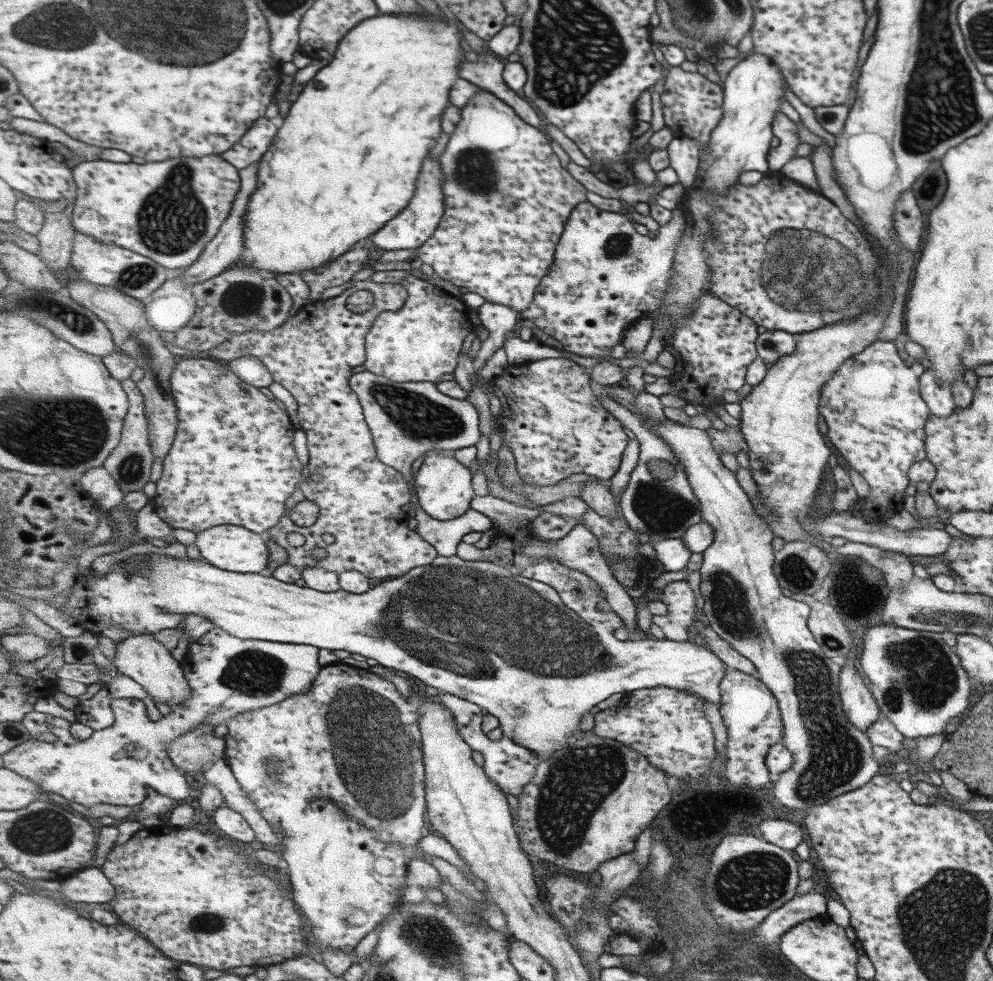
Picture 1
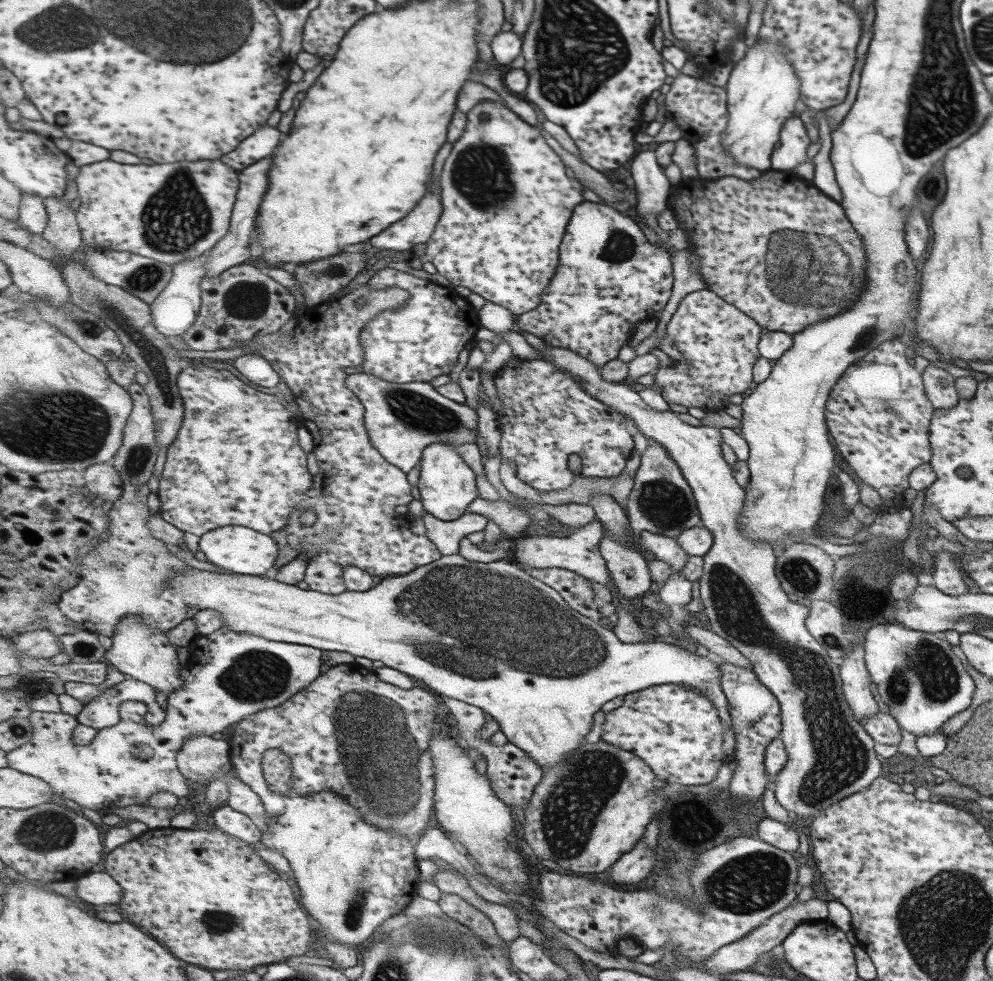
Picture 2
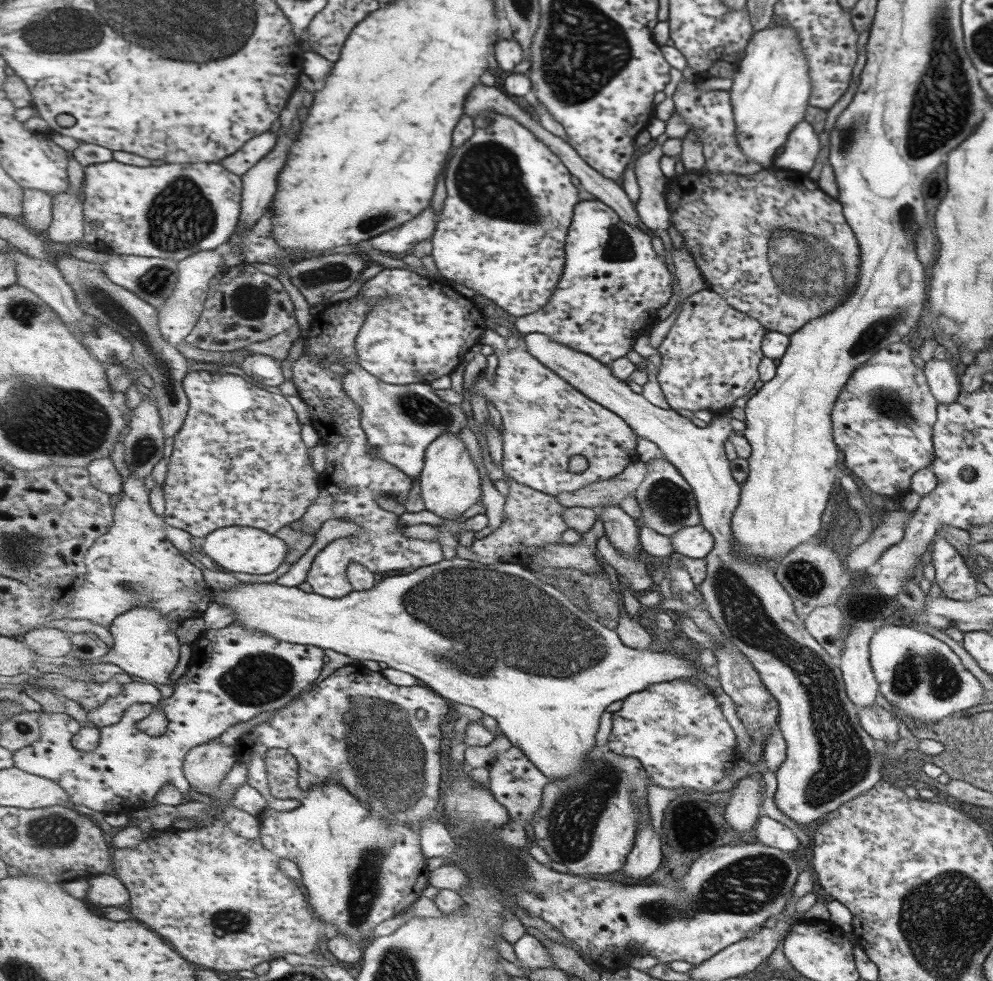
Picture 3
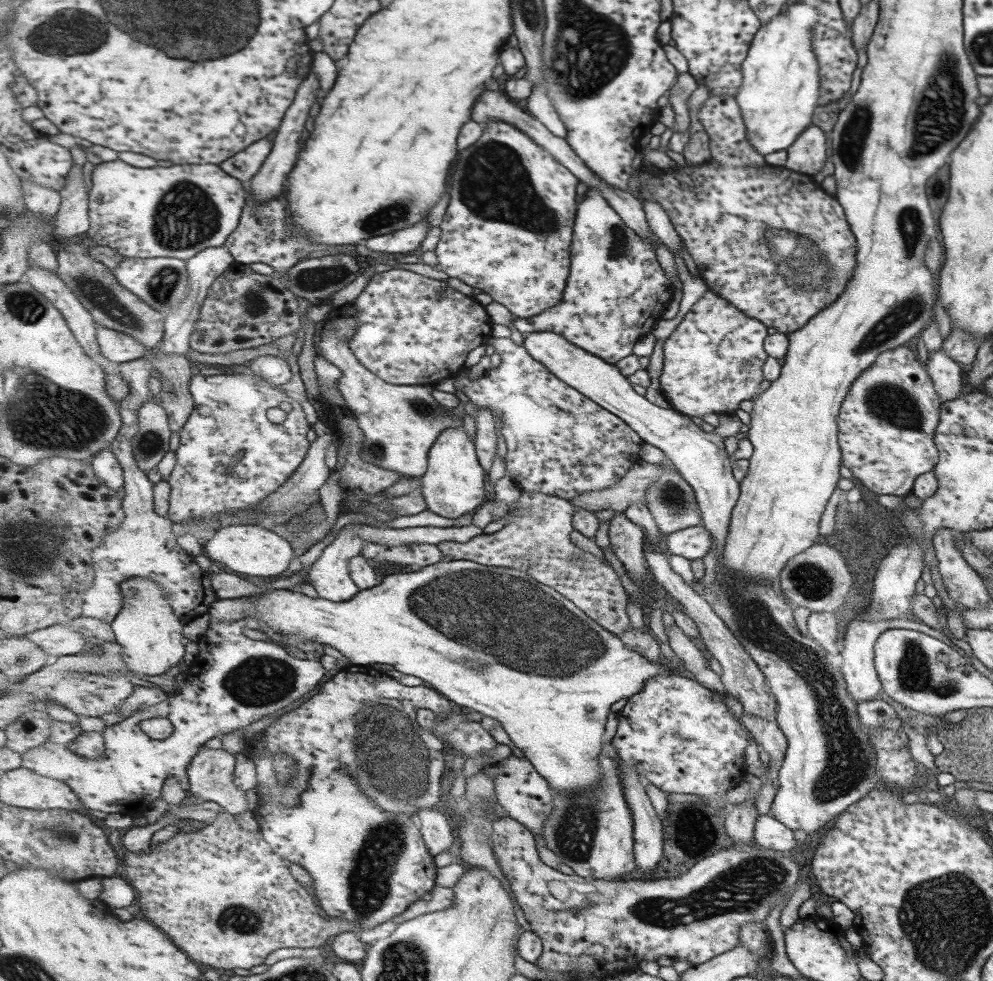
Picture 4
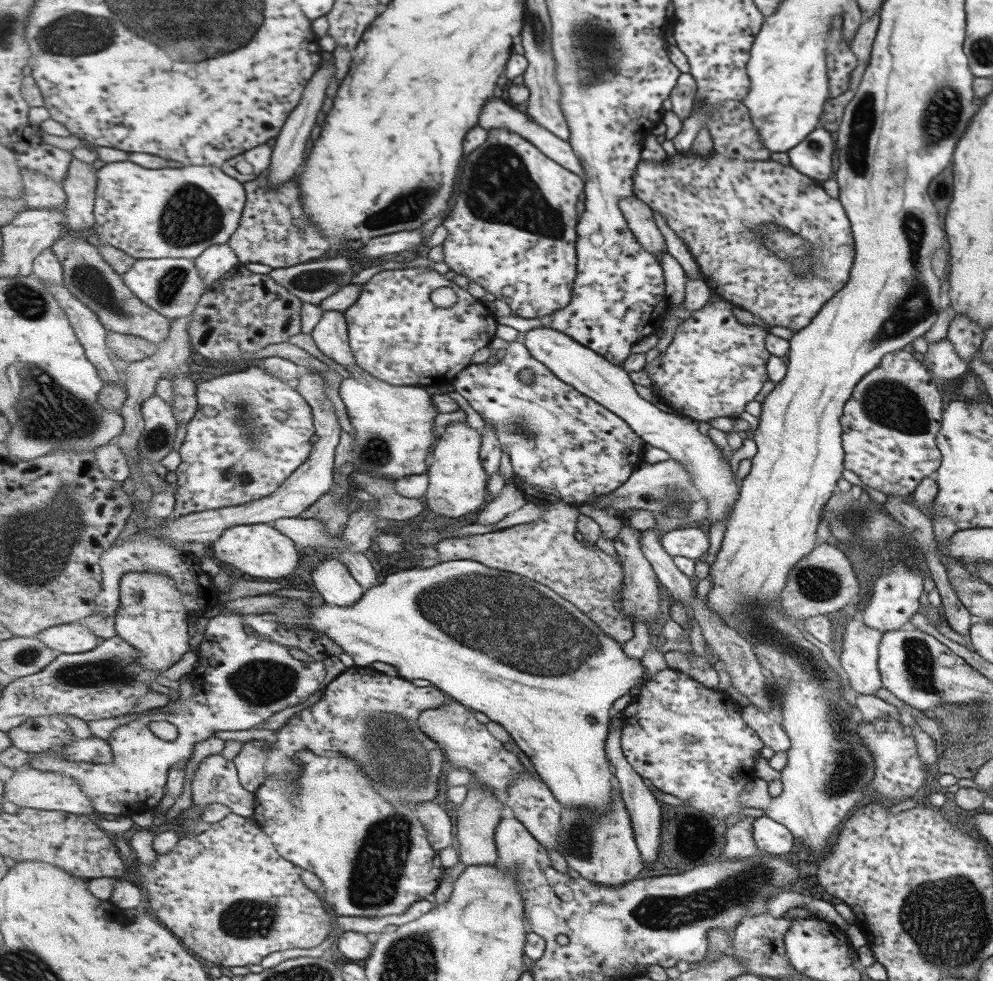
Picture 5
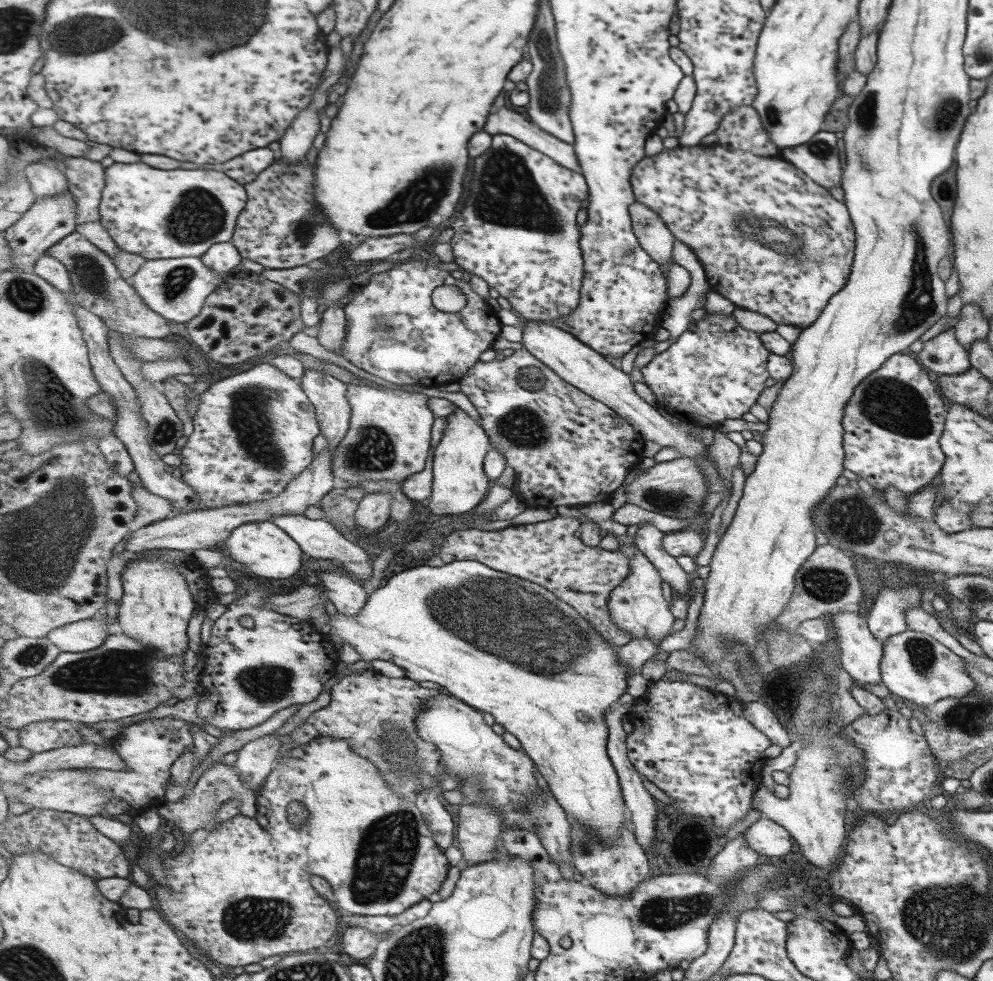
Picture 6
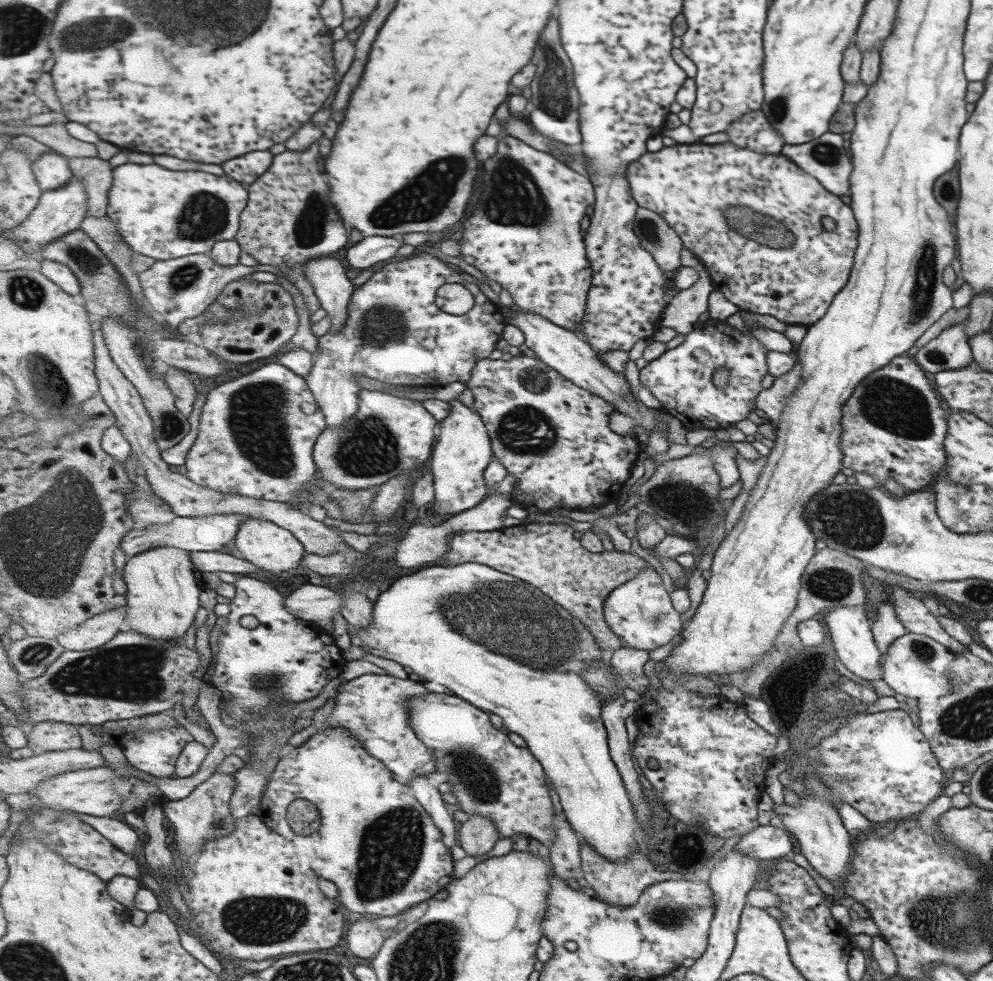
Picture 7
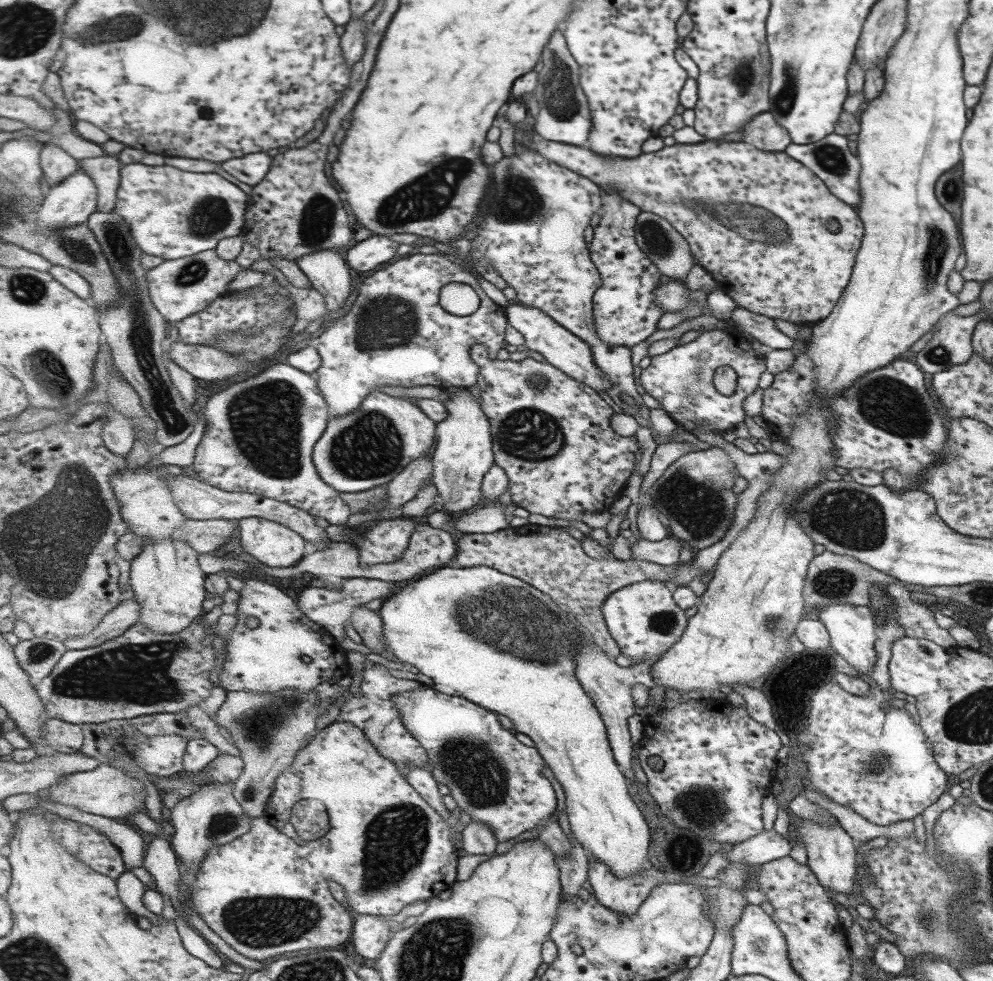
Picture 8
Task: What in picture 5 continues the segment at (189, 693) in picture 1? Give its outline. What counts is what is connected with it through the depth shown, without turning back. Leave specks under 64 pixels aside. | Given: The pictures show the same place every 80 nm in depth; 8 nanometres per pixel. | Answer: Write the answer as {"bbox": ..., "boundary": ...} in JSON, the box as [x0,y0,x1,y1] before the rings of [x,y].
{"bbox":[115,572,191,672],"boundary":[[[130,572],[123,576],[120,589],[121,604],[115,616],[115,632],[140,652],[138,661],[146,669],[162,672],[179,662],[183,654],[191,651],[187,608],[183,604],[183,594],[177,588],[174,578],[160,572]]]}

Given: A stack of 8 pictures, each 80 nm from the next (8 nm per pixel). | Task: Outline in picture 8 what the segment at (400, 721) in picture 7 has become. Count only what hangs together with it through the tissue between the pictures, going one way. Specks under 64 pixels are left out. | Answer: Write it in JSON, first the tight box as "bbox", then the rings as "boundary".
{"bbox":[338,661,431,774],"boundary":[[[366,661],[366,668],[363,670],[363,678],[359,684],[361,698],[359,696],[351,696],[345,703],[345,708],[340,709],[338,720],[345,722],[353,722],[355,726],[362,728],[365,734],[373,741],[375,748],[387,760],[394,761],[396,765],[405,774],[415,765],[419,765],[431,770],[430,756],[427,748],[423,747],[419,741],[410,733],[410,729],[406,728],[406,723],[401,720],[399,710],[395,708],[393,696],[405,691],[414,691],[424,686],[421,682],[415,680],[399,680],[391,674],[391,669],[381,664],[373,664]]]}

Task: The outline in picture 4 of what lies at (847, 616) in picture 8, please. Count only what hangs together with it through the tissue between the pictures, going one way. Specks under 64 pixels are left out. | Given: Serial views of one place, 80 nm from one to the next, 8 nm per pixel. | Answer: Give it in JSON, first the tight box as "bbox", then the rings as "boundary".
{"bbox":[838,618,952,703],"boundary":[[[895,618],[895,620],[879,620],[879,622],[867,622],[861,620],[851,620],[845,628],[843,644],[838,648],[842,663],[839,666],[842,676],[845,678],[846,690],[850,694],[851,700],[855,703],[869,702],[879,696],[882,690],[881,682],[878,680],[877,670],[874,668],[874,643],[884,630],[891,628],[910,629],[917,632],[928,633],[938,640],[947,640],[947,644],[952,644],[949,639],[939,630],[935,630],[926,624],[909,621],[906,618]]]}

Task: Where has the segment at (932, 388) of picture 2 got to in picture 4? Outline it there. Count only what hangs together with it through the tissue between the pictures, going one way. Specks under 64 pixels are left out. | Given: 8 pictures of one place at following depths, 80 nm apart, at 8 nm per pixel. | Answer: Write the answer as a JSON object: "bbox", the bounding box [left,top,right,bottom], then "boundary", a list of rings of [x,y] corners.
{"bbox":[924,350,964,401],"boundary":[[[943,350],[929,353],[924,363],[940,400],[950,401],[964,392],[961,368],[957,365],[958,362],[949,358]]]}

